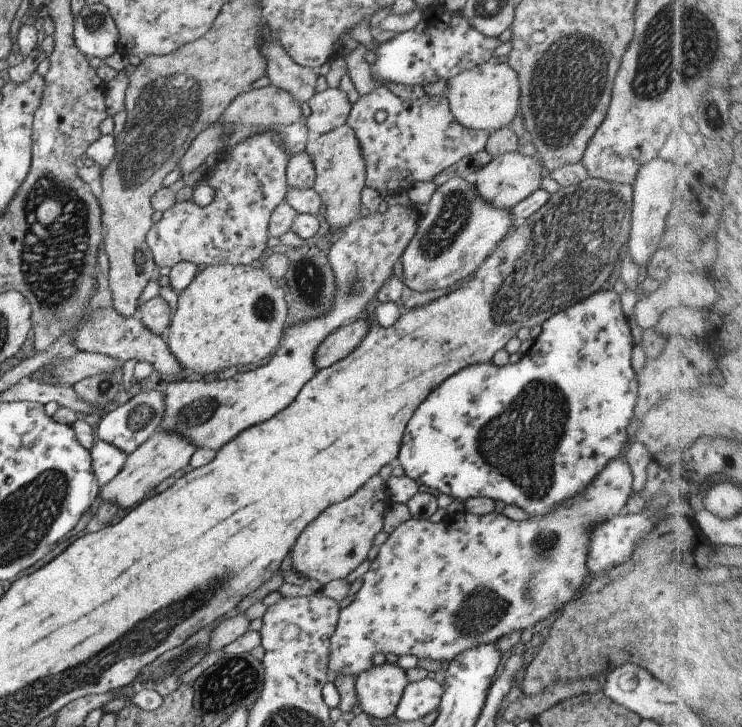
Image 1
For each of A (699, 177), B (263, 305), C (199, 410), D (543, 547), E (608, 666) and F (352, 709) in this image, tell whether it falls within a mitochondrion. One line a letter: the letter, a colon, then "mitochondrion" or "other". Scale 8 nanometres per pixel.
A: other
B: mitochondrion
C: mitochondrion
D: mitochondrion
E: other
F: other

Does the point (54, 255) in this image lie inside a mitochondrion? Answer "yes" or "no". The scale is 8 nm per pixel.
yes

